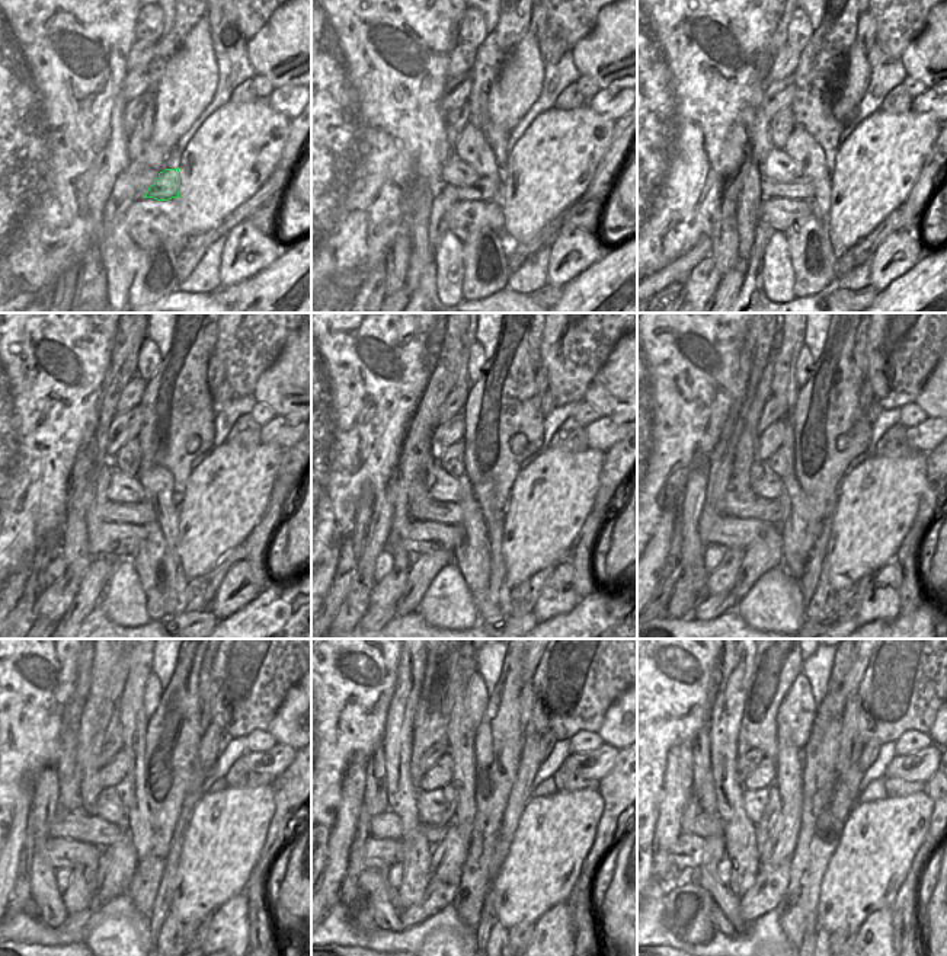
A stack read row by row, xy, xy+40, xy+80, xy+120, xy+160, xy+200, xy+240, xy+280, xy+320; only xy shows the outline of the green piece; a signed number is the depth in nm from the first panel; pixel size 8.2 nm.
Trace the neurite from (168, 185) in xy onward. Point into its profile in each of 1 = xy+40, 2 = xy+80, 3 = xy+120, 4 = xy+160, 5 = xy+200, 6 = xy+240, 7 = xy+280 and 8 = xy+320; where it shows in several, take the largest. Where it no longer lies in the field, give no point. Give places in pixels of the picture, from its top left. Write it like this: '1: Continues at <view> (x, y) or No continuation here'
1: Continues at xy+40 (485, 188)
2: Continues at xy+80 (802, 189)
3: Continues at xy+120 (140, 514)
4: Continues at xy+160 (421, 505)
5: Continues at xy+200 (736, 502)
6: Continues at xy+240 (79, 825)
7: Continues at xy+280 (384, 825)
8: Continues at xy+320 (704, 825).

